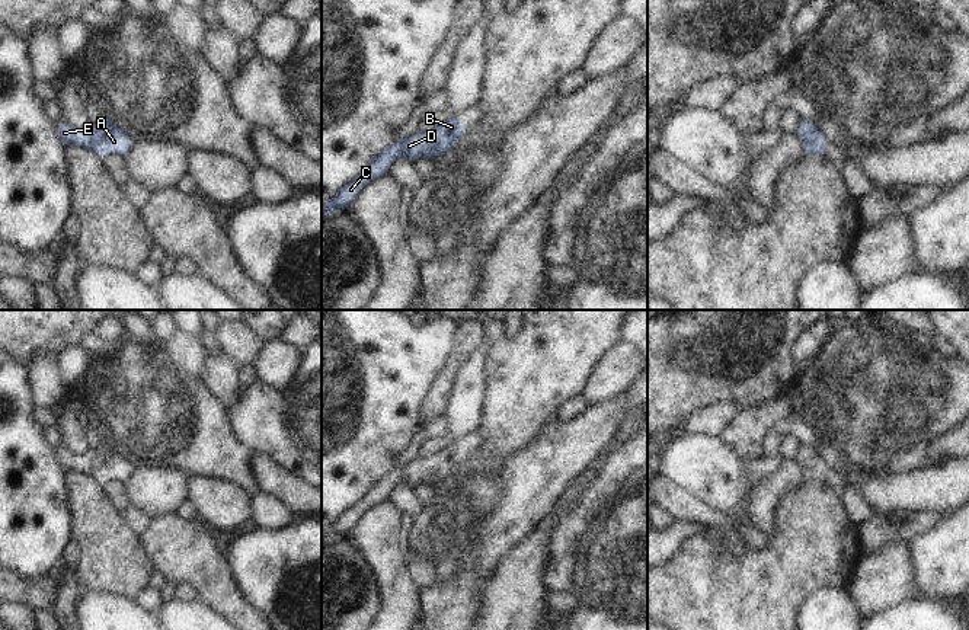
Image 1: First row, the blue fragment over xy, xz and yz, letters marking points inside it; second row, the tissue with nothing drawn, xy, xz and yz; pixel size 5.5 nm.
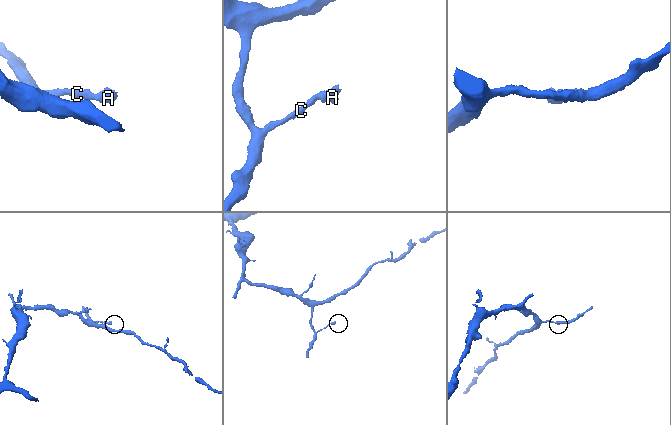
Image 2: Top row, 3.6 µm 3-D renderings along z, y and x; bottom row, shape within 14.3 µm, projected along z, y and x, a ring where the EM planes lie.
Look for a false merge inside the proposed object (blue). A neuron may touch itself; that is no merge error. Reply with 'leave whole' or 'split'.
leave whole

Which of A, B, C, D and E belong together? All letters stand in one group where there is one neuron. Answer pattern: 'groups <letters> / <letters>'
groups A B C D E

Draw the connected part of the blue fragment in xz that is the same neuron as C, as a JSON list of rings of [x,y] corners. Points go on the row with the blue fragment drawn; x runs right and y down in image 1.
[[[454,115],[436,128],[422,134],[415,132],[402,141],[388,144],[351,182],[327,199],[327,205],[322,208],[322,215],[327,217],[336,210],[346,210],[368,182],[388,172],[390,164],[399,156],[412,163],[419,157],[435,162],[438,156],[452,150],[466,131],[460,127],[460,115]]]

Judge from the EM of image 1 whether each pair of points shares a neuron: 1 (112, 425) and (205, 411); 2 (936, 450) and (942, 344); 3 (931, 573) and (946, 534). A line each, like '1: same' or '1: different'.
1: same
2: different
3: same

